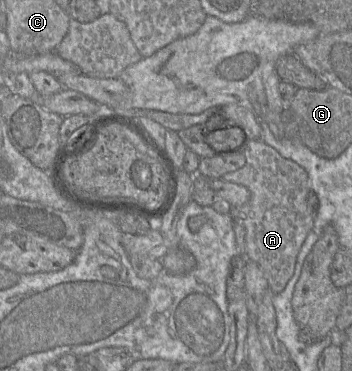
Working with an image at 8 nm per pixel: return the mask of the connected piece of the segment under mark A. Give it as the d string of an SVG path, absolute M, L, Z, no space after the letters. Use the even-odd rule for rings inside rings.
M261 139L249 140L243 152L245 165L233 172L226 173L221 179L243 185L251 193L250 200L244 205L231 209L233 222L241 225L245 230L247 259L256 262L262 269L269 288L273 294L281 293L294 274L297 255L307 235L313 229L314 218L309 205L308 174L300 165L282 157L272 146L267 145Z

